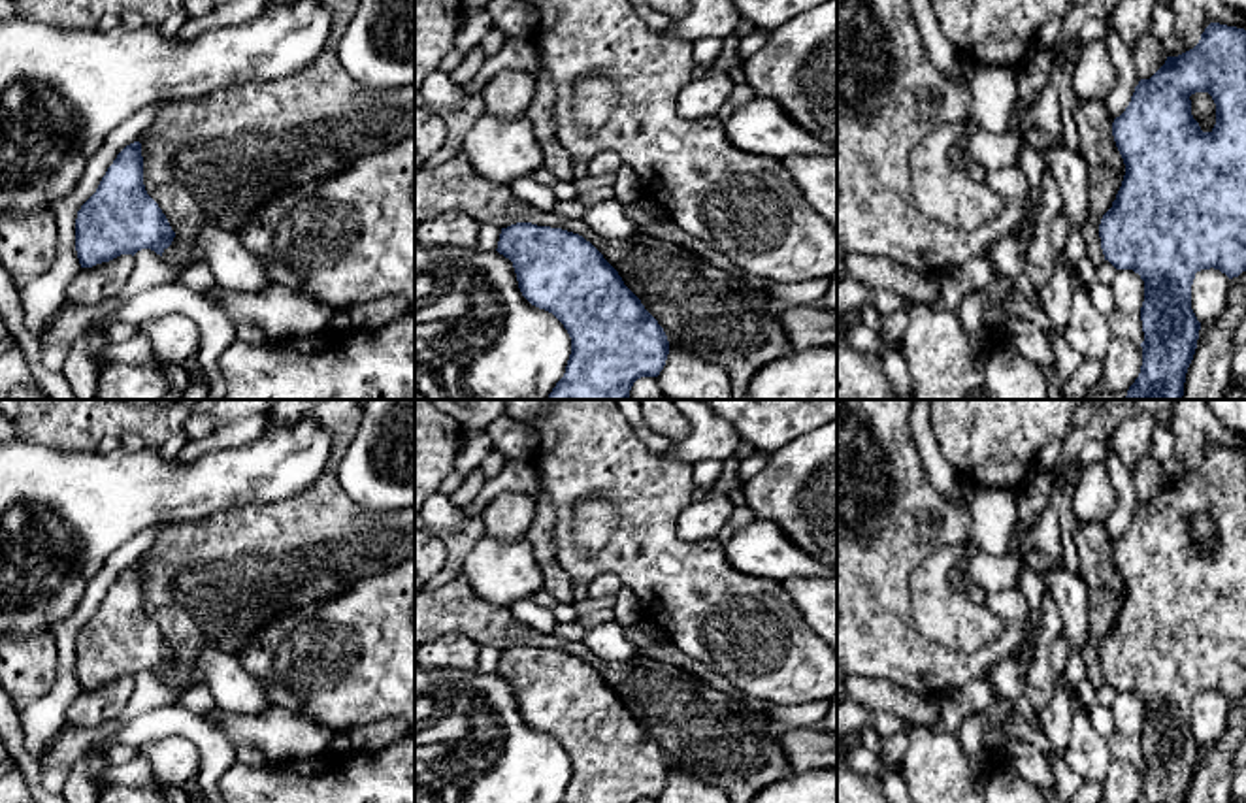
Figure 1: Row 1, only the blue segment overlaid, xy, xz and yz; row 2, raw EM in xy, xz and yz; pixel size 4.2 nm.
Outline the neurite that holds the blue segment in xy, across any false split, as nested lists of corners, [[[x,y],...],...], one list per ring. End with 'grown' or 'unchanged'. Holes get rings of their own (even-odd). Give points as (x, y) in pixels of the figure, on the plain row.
[[[141,565],[126,567],[75,641],[81,690],[151,671],[162,679],[175,654],[143,607]]] | unchanged

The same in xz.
[[[516,645],[501,650],[496,673],[513,684],[522,718],[552,735],[571,760],[560,803],[660,797],[669,777],[664,750],[590,664]]] | unchanged

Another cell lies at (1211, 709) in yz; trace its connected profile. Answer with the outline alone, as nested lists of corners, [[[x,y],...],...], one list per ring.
[[[1201,692],[1191,707],[1191,731],[1201,746],[1212,746],[1225,731],[1231,701],[1220,692]]]

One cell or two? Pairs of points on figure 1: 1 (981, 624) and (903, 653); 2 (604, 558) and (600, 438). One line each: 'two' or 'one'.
1: two
2: one

